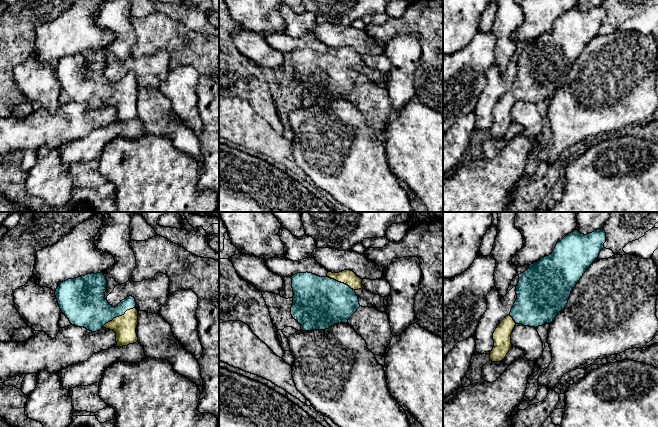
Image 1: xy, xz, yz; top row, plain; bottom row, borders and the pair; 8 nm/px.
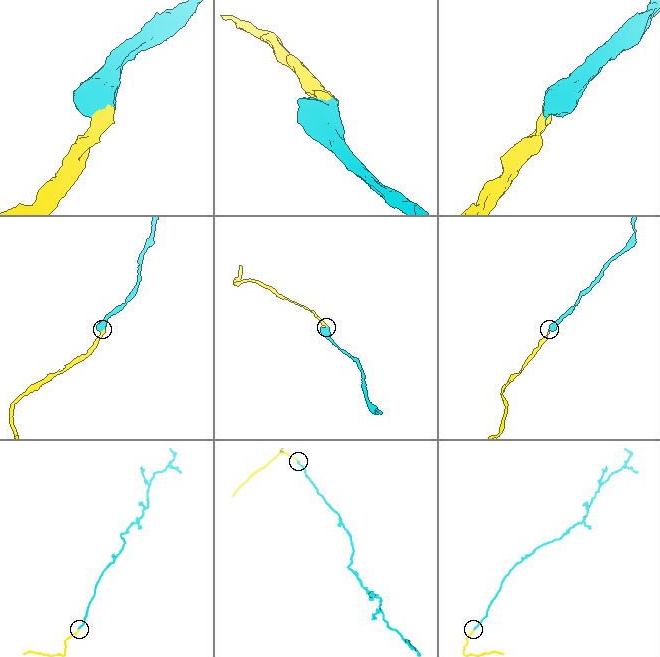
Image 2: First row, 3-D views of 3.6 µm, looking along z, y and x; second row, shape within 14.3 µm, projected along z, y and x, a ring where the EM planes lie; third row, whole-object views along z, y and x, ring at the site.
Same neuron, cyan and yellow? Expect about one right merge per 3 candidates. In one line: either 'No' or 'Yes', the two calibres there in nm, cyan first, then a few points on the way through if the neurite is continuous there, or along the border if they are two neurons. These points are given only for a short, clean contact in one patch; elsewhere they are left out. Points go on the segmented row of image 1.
Yes. Thickness 320 nm (cyan) against 180 nm. Path across: xy (88, 308), (105, 316), (118, 316), (124, 322), (124, 326)

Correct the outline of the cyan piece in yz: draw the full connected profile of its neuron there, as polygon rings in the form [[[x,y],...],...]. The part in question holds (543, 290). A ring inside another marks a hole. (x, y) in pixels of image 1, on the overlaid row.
[[[603,228],[587,235],[574,230],[556,244],[551,255],[529,265],[525,272],[519,274],[517,299],[510,314],[500,322],[493,333],[494,347],[490,352],[492,362],[502,361],[512,348],[511,334],[516,324],[535,328],[545,323],[551,324],[567,305],[571,291],[586,269],[598,258],[605,242],[606,233]]]

